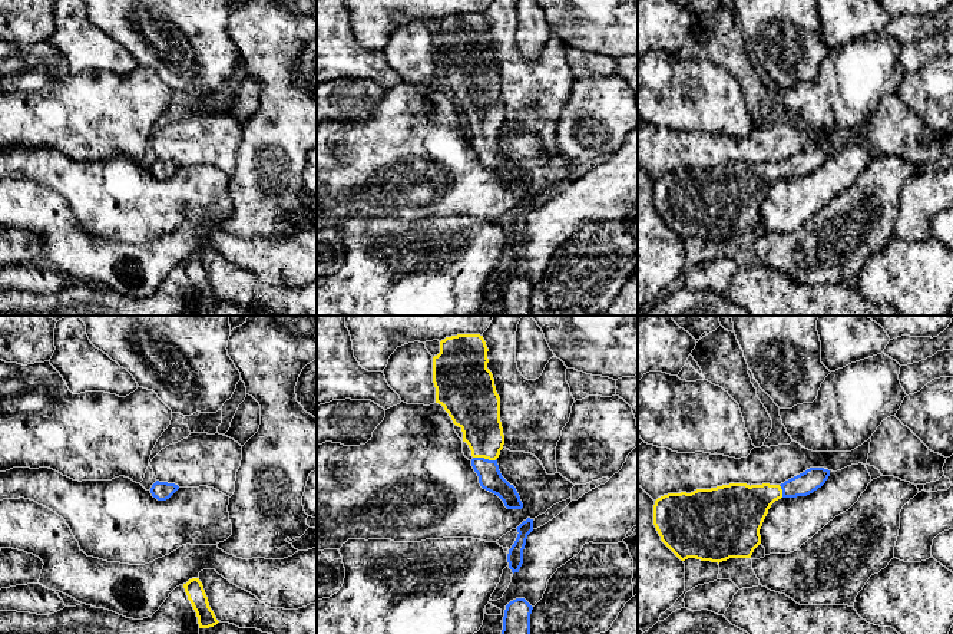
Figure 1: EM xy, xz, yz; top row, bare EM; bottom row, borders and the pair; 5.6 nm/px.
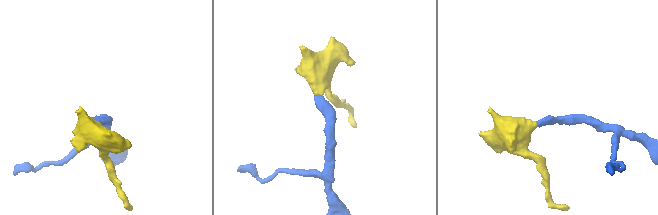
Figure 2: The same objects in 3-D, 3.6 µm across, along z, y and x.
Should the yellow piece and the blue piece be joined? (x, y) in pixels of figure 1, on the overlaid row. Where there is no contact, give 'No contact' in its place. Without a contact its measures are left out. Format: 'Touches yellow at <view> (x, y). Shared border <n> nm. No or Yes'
Touches yellow at xz (485, 458). Shared border 140 nm. Yes

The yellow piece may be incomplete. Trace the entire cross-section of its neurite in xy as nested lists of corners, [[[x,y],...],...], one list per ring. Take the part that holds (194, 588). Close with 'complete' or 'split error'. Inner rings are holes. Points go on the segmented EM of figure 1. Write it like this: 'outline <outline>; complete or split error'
outline [[[199,578],[189,579],[186,584],[183,584],[183,588],[196,612],[199,628],[216,625],[219,621],[209,607],[208,597]]]; complete

